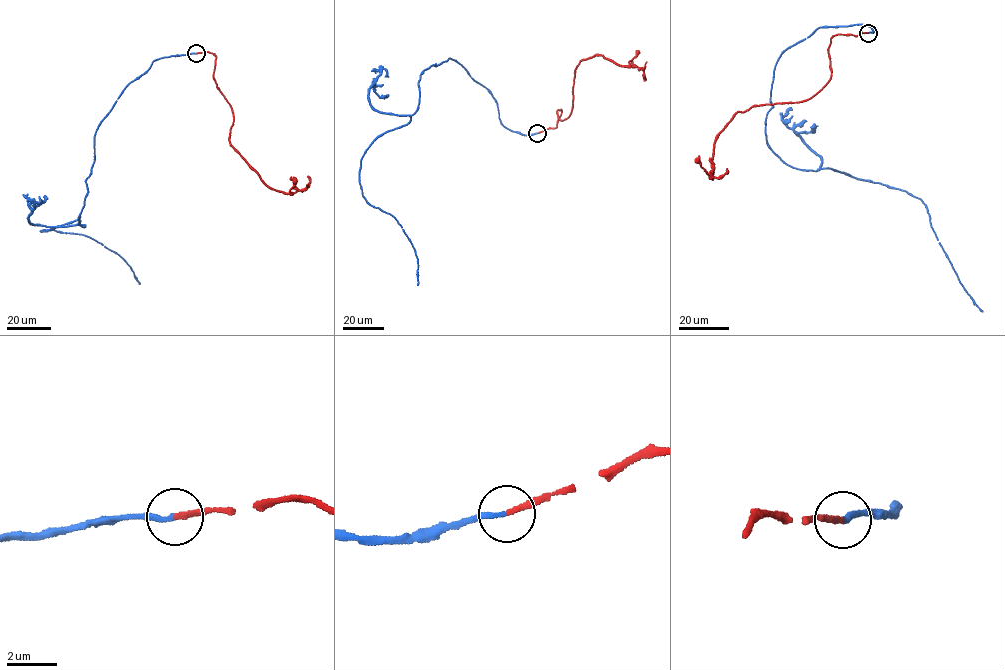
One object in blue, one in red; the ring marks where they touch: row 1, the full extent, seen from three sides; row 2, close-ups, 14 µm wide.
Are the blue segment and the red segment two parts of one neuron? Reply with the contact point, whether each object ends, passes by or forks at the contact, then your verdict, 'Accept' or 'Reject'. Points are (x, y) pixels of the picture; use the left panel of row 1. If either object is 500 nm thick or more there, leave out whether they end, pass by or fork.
Place: (196, 53). At the ring blue ends. At the ring red ends. Accept

